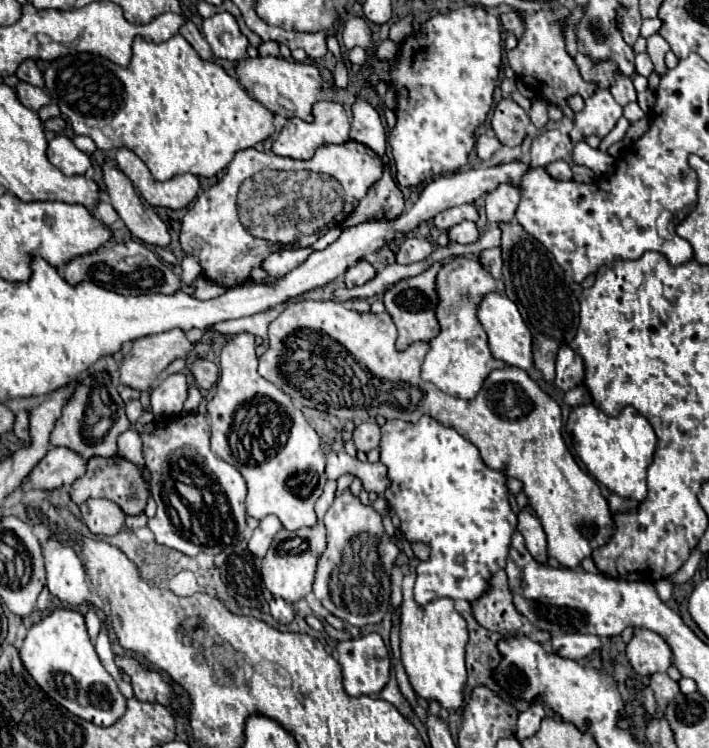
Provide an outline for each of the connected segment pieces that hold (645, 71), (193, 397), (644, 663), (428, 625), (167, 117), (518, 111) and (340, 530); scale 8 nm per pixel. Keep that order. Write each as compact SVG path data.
M638 53L638 55L636 55L636 71L638 71L640 75L644 75L644 77L648 77L648 75L654 71L648 53Z
M190 385L190 387L188 387L188 397L186 397L186 401L184 401L184 411L194 411L194 409L200 405L200 401L202 401L200 389L198 389L196 385Z
M634 629L634 635L626 647L626 655L640 677L648 677L656 671L666 671L672 665L672 651L650 629Z
M414 571L402 581L402 609L400 609L400 651L406 675L424 699L438 701L444 709L458 709L462 705L462 689L466 683L464 647L468 641L468 629L464 617L454 609L450 597L438 597L430 605L418 605L412 595Z
M174 35L174 37L170 37L170 39L164 41L164 43L146 43L142 37L136 37L134 43L132 43L132 61L130 61L128 67L118 67L116 63L112 63L112 61L100 57L100 55L88 55L88 53L60 57L60 59L56 59L56 61L52 61L52 63L48 65L48 69L44 71L44 81L46 81L46 87L50 89L52 99L58 103L60 111L70 119L72 129L74 129L76 135L88 135L88 137L96 143L96 147L98 147L100 151L114 151L114 149L118 149L118 147L128 147L128 149L132 149L132 151L146 163L146 167L150 169L150 173L154 175L156 181L168 181L170 177L186 175L186 173L202 175L202 177L214 177L214 175L218 175L220 171L224 171L224 169L228 167L228 163L232 161L232 157L234 157L236 151L254 147L256 143L262 143L262 141L266 141L268 137L276 135L274 113L270 113L270 109L266 109L264 105L260 105L258 101L254 101L254 99L238 85L238 81L236 81L234 77L230 77L220 65L198 57L198 53L194 53L194 49L188 45L188 41L186 41L182 35Z
M502 99L492 115L492 129L502 145L516 147L526 137L526 127L530 123L528 113L512 99Z
M350 489L336 495L334 503L324 515L328 545L318 561L314 595L336 617L354 627L376 625L390 609L390 577L400 557L398 545L384 531L382 515L364 505Z

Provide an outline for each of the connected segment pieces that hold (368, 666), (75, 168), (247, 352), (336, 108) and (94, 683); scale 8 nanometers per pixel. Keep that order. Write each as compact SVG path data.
M368 633L360 639L340 641L336 651L338 651L338 663L342 665L342 671L344 671L344 689L348 691L348 695L352 695L352 697L376 695L388 683L390 655L378 633Z
M54 135L48 143L48 159L64 173L64 175L80 175L92 165L90 157L80 151L68 137Z
M240 333L232 337L220 355L220 379L216 385L216 395L208 401L208 421L212 427L212 451L234 465L248 487L246 511L254 519L264 519L268 513L282 521L284 529L302 529L316 525L314 503L322 495L326 475L324 475L324 453L320 451L320 439L316 431L306 423L302 411L292 405L290 397L282 393L274 383L266 381L258 371L256 343L254 335Z
M318 101L314 103L312 109L312 121L302 121L300 117L288 119L284 129L280 131L278 139L272 145L272 151L282 157L292 157L292 159L310 159L314 151L322 145L328 143L346 143L348 141L348 131L350 131L350 121L342 109L342 105L334 101Z
M68 607L52 609L28 629L18 655L22 657L22 665L34 683L70 713L102 727L112 725L124 713L126 699L120 695L114 679L98 659L80 611Z

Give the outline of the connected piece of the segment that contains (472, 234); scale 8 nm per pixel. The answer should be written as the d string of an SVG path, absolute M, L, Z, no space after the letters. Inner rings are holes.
M462 221L462 223L454 225L454 227L450 227L448 229L448 235L450 235L450 241L452 243L462 243L462 245L474 243L480 237L474 221Z

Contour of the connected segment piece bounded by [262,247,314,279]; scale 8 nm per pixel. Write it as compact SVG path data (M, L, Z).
M304 247L304 249L280 249L276 253L272 253L262 267L272 275L272 279L282 277L284 273L292 271L294 267L298 267L302 261L306 261L306 257L312 253L312 247Z

